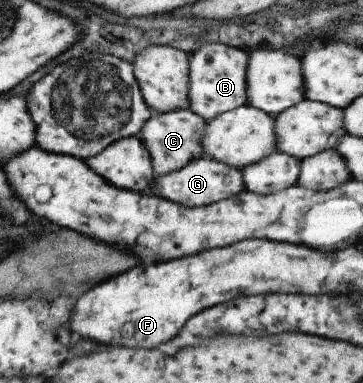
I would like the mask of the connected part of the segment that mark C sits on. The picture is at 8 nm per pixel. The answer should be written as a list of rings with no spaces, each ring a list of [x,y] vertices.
[[[190,110],[172,111],[159,115],[153,112],[137,136],[148,147],[156,177],[180,170],[203,156],[201,140],[206,127],[205,118]]]

